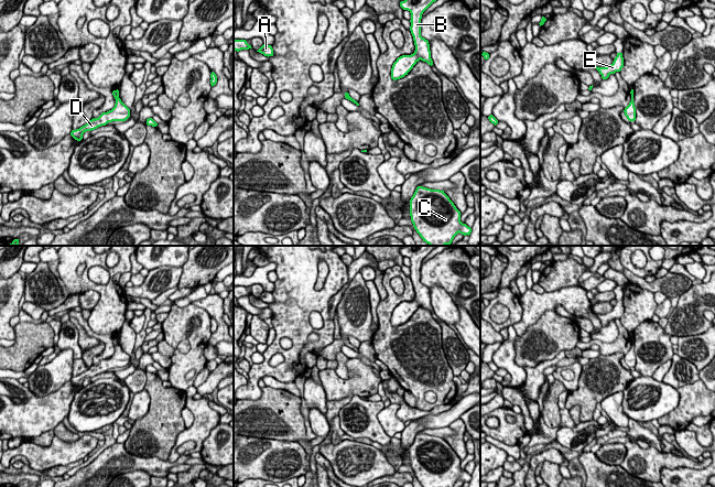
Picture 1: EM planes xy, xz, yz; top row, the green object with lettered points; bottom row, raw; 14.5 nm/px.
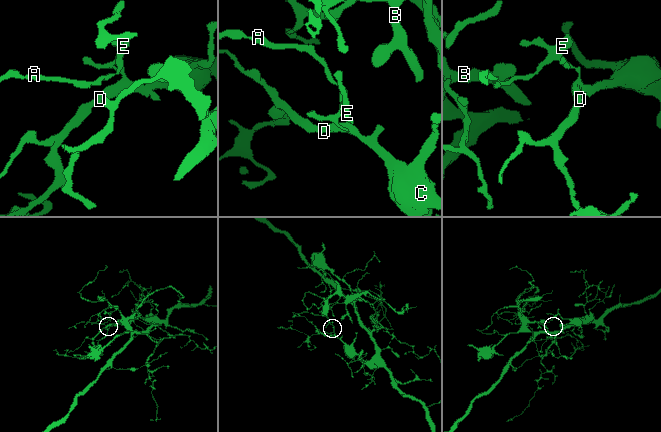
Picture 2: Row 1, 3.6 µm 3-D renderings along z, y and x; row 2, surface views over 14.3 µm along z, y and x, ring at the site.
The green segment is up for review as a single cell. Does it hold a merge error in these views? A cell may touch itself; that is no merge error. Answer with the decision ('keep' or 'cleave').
keep

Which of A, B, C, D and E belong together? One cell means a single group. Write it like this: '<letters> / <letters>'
A B C D E

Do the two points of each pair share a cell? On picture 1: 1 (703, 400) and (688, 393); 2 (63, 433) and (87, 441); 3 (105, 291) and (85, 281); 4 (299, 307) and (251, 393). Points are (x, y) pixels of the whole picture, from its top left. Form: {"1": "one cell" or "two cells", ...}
{"1": "one cell", "2": "two cells", "3": "one cell", "4": "one cell"}

